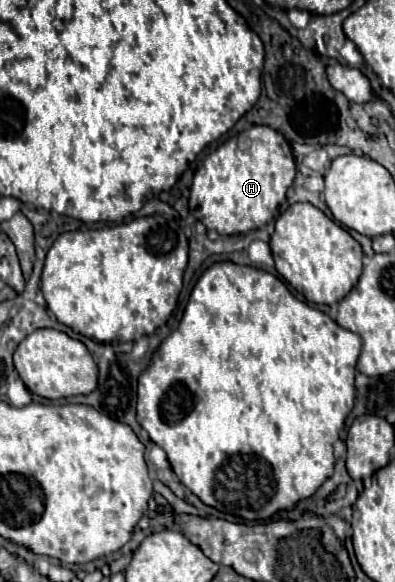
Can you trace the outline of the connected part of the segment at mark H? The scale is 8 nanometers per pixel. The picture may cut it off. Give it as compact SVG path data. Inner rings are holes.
M252 126L221 143L194 174L190 212L222 236L246 234L270 222L296 178L292 146L268 126Z

